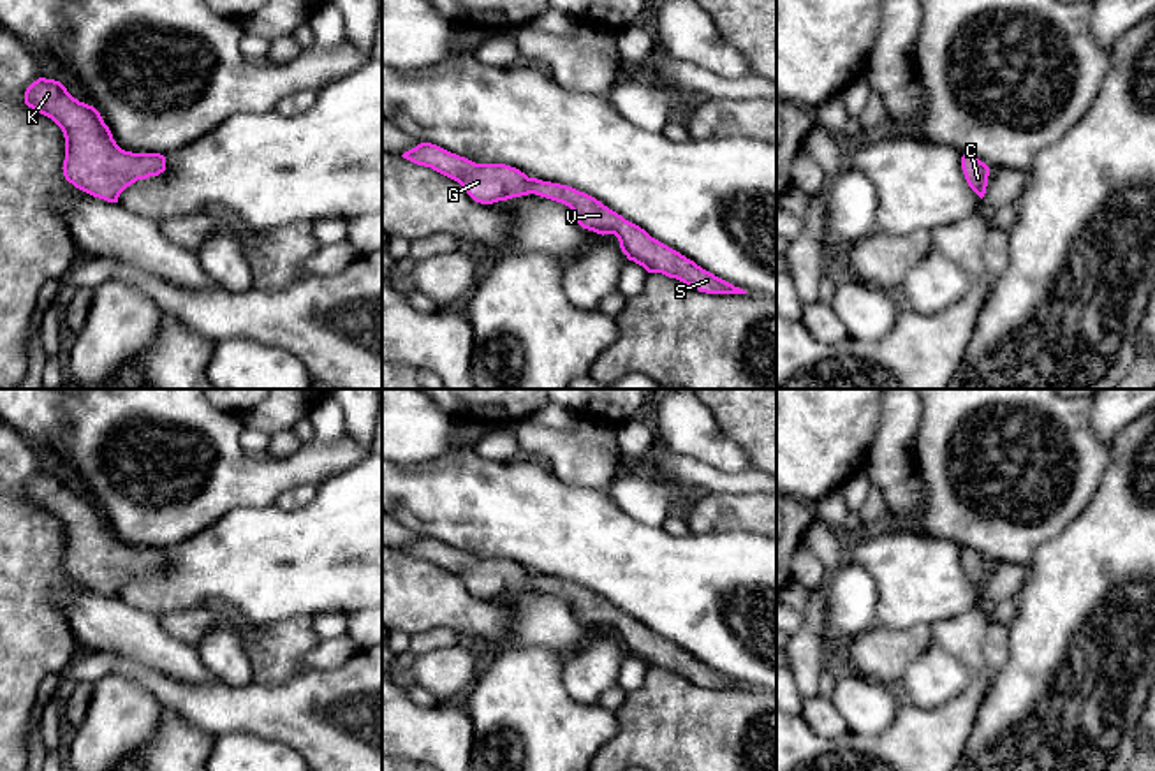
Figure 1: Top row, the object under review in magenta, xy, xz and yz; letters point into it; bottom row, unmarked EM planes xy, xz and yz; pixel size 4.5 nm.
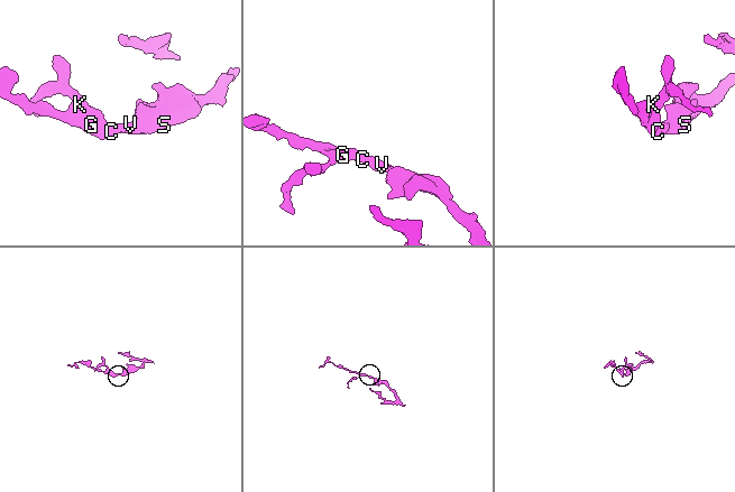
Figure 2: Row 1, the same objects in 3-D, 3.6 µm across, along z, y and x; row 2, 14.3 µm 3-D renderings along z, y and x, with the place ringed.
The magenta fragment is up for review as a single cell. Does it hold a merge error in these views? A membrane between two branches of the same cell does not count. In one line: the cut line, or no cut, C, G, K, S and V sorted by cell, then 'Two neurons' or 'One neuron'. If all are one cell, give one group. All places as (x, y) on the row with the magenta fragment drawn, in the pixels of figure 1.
No split. Groups: C G K S V. One neuron

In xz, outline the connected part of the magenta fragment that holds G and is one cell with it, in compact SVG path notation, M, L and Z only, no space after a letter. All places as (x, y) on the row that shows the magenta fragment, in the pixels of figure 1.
M421 143L401 157L458 181L481 204L493 204L528 194L562 202L572 209L574 218L583 229L602 236L614 234L627 259L643 266L648 273L662 273L706 294L747 294L747 290L715 276L680 252L651 238L644 229L625 220L595 197L572 187L528 178L519 169L505 164L475 164L431 143Z

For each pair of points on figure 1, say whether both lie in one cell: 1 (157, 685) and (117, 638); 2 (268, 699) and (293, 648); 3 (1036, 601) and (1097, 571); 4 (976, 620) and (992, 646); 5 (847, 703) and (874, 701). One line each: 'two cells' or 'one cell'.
1: two cells
2: two cells
3: one cell
4: two cells
5: one cell

